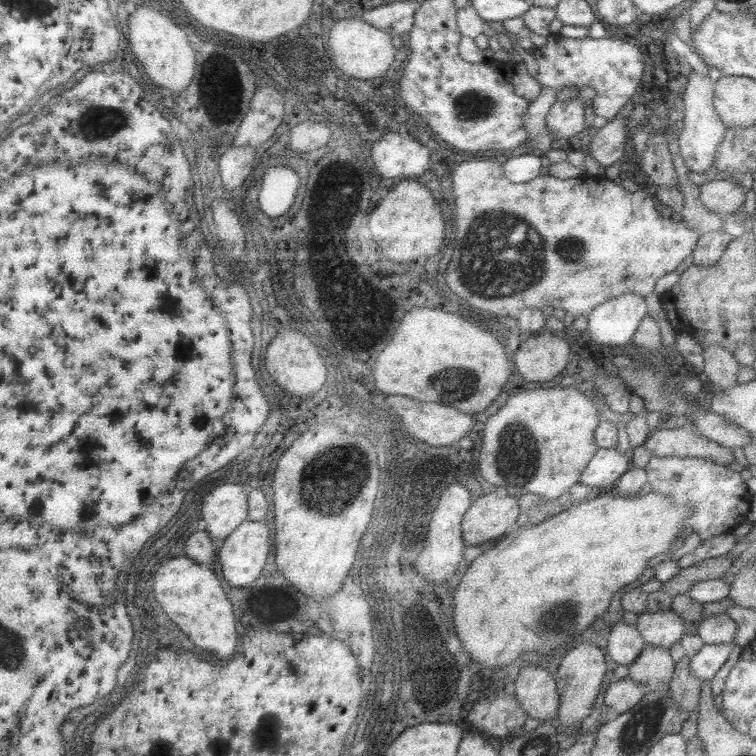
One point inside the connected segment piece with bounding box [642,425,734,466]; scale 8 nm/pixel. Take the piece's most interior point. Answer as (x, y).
(683, 442)

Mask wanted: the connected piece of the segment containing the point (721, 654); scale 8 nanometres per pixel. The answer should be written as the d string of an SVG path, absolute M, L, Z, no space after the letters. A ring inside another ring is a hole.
M734 642L729 644L704 644L693 656L688 657L689 672L695 675L695 678L698 678L700 682L709 683L729 656L733 644Z

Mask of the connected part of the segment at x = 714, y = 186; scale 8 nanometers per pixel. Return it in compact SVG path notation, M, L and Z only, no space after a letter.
M729 178L706 181L698 186L699 202L720 217L737 212L743 205L745 193L739 183L732 183Z

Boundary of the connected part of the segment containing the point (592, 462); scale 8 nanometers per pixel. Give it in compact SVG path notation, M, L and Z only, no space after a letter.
M597 448L585 468L579 475L578 482L591 488L609 488L629 468L629 453L622 454L615 449Z

